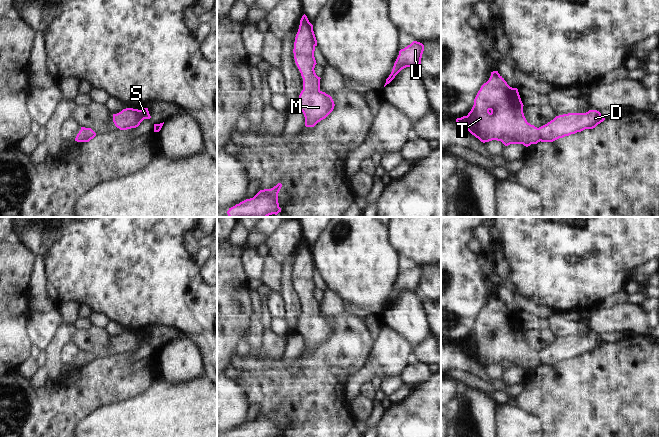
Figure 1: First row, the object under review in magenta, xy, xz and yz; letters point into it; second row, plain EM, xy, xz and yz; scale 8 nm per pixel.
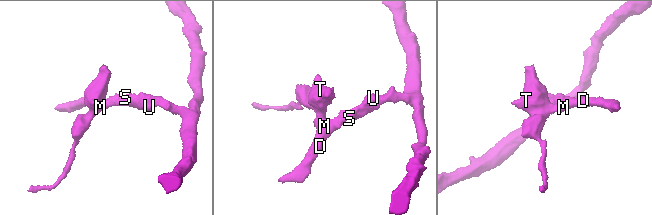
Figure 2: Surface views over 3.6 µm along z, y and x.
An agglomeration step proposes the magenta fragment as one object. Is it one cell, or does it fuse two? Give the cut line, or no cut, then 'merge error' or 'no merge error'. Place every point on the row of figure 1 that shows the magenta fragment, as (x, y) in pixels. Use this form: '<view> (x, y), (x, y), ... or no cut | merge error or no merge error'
no cut | no merge error

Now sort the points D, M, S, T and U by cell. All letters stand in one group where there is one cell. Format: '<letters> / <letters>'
D M S T U

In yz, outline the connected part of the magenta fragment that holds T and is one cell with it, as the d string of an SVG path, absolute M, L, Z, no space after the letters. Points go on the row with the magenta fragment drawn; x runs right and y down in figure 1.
M498 71L478 91L467 116L456 122L481 142L501 141L505 146L553 142L559 138L593 129L605 120L597 110L556 116L537 128L527 122L517 88L510 87Z

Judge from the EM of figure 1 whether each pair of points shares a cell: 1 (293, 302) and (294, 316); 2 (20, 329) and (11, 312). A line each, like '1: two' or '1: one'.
1: one
2: one

